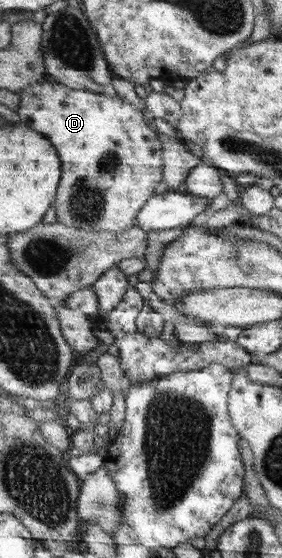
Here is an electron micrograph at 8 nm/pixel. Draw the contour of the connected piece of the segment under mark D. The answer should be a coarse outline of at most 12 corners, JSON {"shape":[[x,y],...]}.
{"shape":[[48,80],[20,122],[61,156],[56,220],[126,231],[164,182],[124,97]]}

